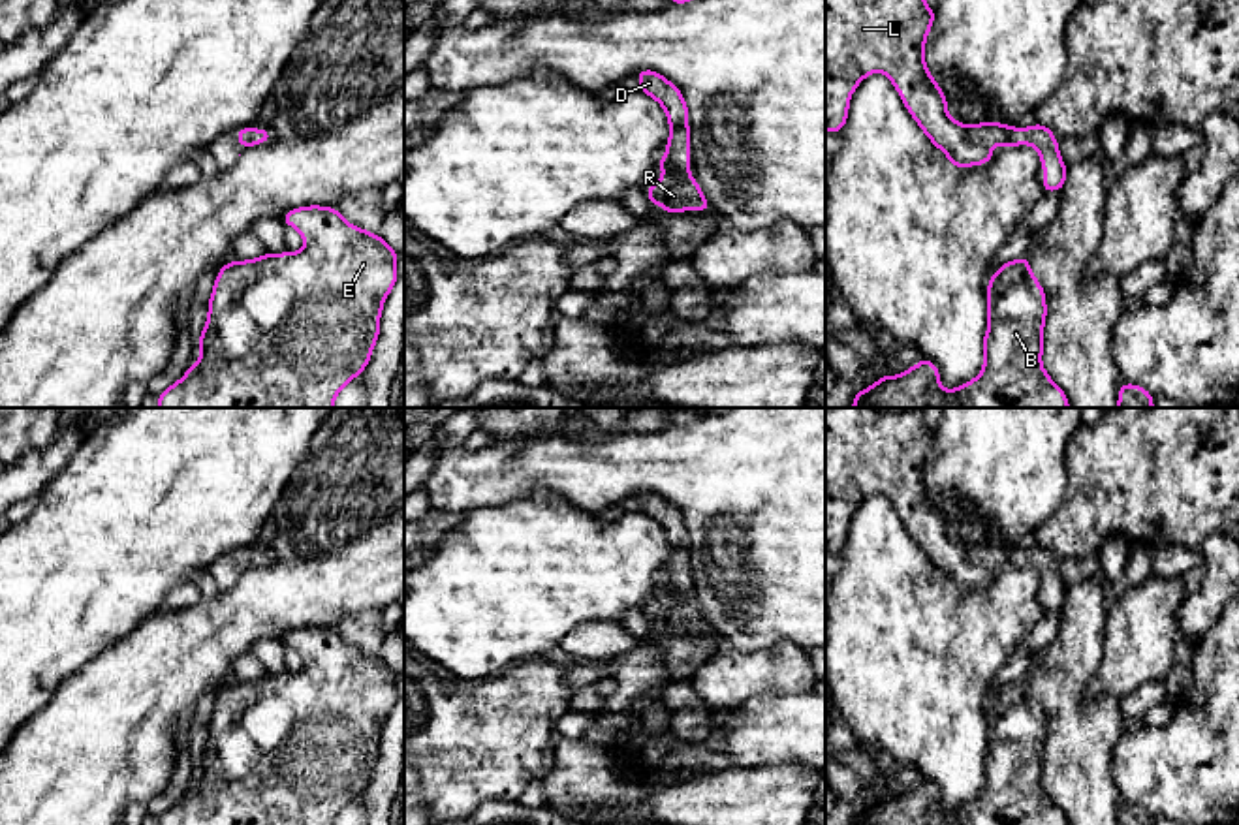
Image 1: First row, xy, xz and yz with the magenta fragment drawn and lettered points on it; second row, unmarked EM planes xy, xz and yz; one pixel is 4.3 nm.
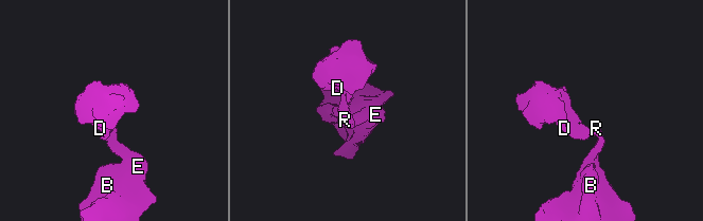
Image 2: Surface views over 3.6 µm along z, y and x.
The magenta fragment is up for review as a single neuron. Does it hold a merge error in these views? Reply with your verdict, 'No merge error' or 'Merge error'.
No merge error

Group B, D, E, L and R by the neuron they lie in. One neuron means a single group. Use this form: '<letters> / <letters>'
B D E L R

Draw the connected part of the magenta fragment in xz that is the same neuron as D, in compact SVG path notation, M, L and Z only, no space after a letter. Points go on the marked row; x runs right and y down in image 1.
M652 70L639 71L635 77L639 79L639 90L654 98L666 109L669 120L667 156L658 160L658 167L666 173L647 188L651 205L662 205L666 214L709 210L711 205L699 184L690 177L688 107L681 90Z

